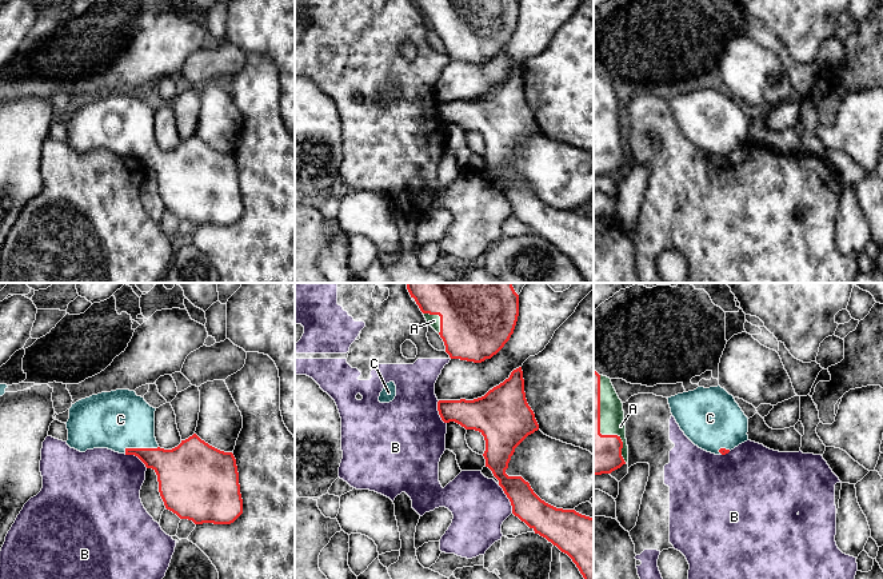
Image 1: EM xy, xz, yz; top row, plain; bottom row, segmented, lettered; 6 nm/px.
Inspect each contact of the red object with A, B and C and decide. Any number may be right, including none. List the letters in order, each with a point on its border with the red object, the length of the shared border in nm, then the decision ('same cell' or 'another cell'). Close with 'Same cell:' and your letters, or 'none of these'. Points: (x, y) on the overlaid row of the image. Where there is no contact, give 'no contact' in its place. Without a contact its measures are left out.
A: meets red in xz at (439, 315); contact 160 nm long; same cell
B: meets red in xz at (508, 498); contact 200 nm long; another cell
C: meets red in xy at (140, 448); contact 220 nm long; same cell
Same cell: A, C

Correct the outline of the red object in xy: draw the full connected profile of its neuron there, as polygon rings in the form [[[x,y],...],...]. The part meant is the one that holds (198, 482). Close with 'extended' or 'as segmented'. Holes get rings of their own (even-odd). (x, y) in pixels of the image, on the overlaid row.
[[[116,390],[81,399],[69,408],[67,444],[80,452],[108,448],[137,456],[157,475],[159,492],[167,510],[195,524],[231,524],[243,514],[239,472],[232,452],[220,451],[196,434],[172,448],[160,448],[155,438],[155,411],[135,391]]] | extended

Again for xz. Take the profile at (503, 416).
[[[522,367],[482,398],[439,400],[437,411],[444,423],[455,422],[484,436],[486,467],[499,480],[512,514],[567,554],[584,579],[594,579],[594,518],[556,508],[542,500],[522,476],[506,474],[515,448],[539,430],[526,399]]] | as segmented

